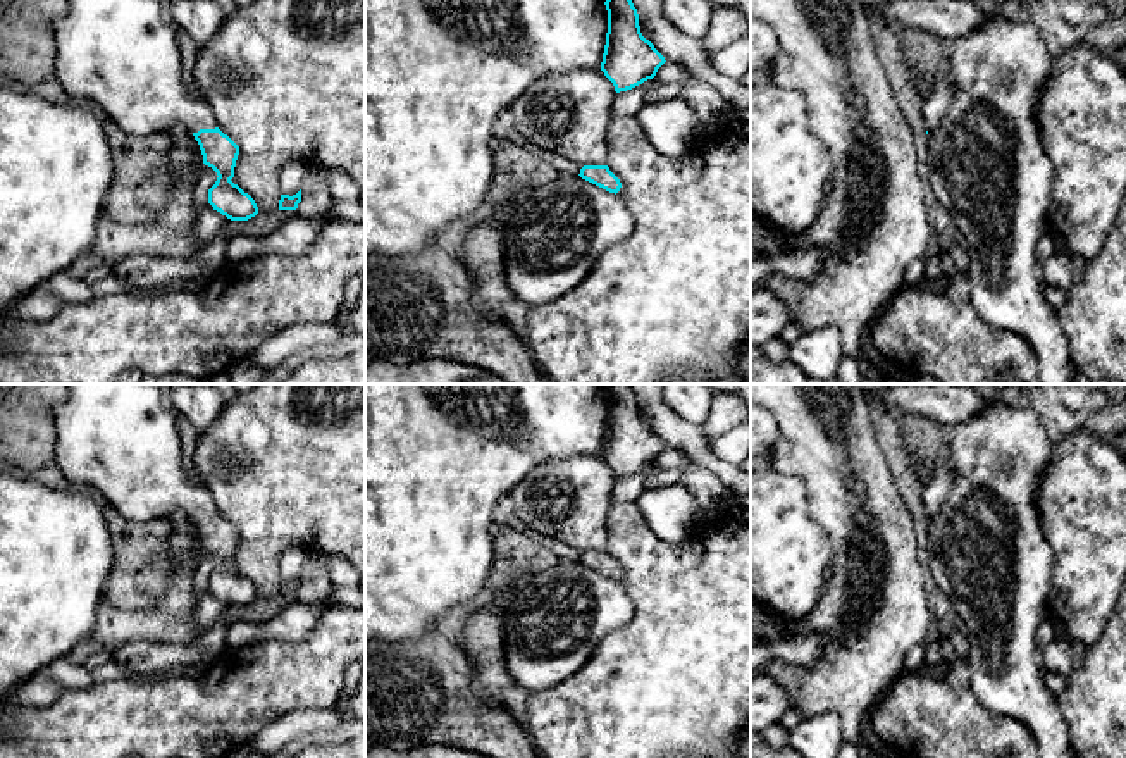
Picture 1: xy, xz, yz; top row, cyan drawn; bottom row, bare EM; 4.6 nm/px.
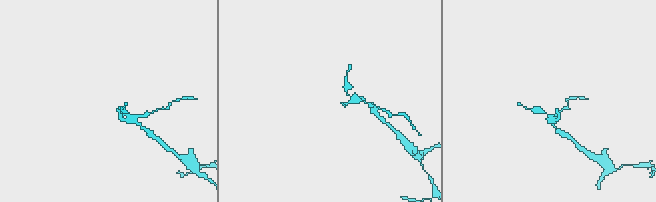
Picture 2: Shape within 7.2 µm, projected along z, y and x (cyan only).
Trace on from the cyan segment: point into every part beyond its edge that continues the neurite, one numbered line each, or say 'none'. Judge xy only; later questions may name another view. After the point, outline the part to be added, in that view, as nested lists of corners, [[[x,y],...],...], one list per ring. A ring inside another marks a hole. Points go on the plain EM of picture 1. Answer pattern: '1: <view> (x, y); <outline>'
1: xy (123, 440); [[[69,384],[67,398],[53,407],[53,422],[53,462],[64,477],[74,486],[98,489],[122,517],[141,524],[172,513],[189,519],[217,513],[210,493],[183,463],[176,412],[162,398],[160,384]]]

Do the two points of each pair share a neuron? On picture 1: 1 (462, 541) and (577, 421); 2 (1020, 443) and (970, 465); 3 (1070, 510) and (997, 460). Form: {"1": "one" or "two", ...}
{"1": "one", "2": "one", "3": "two"}

